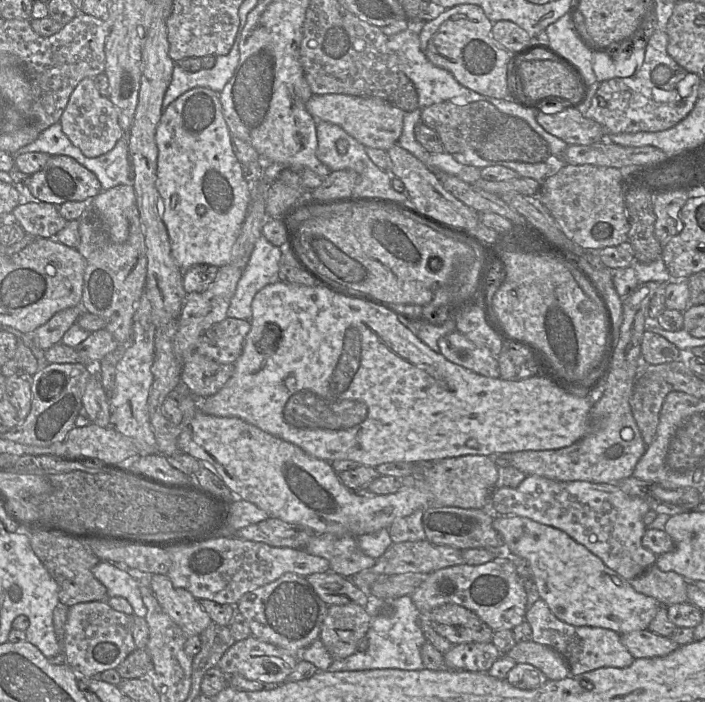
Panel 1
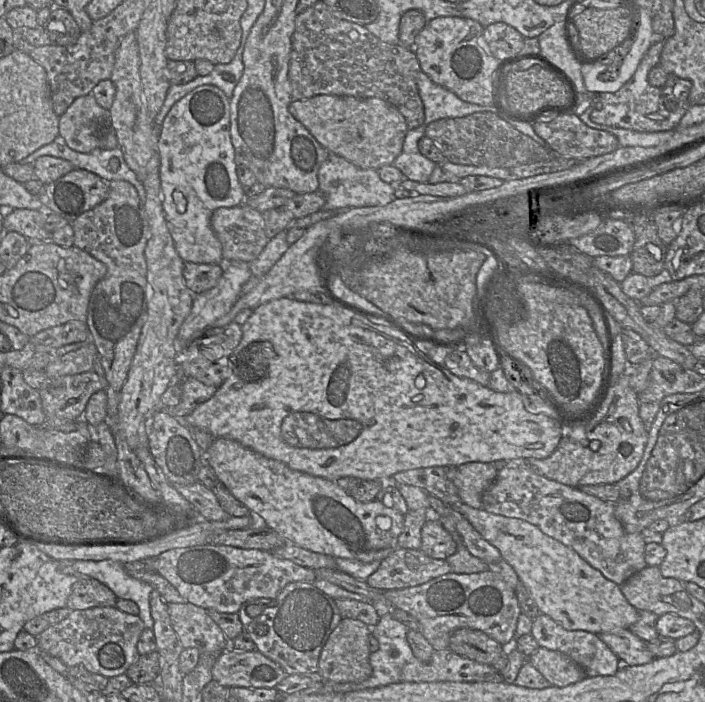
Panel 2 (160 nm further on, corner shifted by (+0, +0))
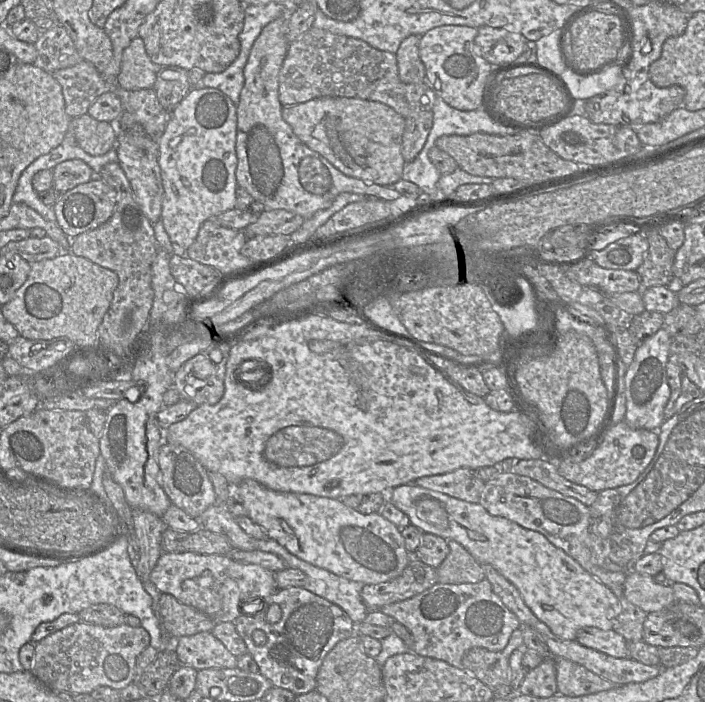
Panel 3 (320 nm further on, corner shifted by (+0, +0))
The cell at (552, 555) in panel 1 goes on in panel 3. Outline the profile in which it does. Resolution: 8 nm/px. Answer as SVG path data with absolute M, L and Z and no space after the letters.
M414 483L393 488L387 493L387 499L408 516L410 524L423 533L441 536L446 541L455 540L468 550L477 562L494 567L516 586L533 614L561 639L575 640L578 631L584 627L611 630L616 617L621 613L621 604L614 591L593 577L576 560L537 531L524 528L507 518L493 516L479 503L460 500Z

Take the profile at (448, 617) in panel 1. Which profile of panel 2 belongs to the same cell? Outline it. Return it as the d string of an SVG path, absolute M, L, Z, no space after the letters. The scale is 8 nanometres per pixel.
M459 628L451 633L448 649L479 663L493 665L502 654L503 646L480 630Z

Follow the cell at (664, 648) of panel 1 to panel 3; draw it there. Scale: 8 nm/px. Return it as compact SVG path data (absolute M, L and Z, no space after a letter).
M596 627L581 628L576 641L588 648L603 652L616 658L629 657L629 642L618 632Z

